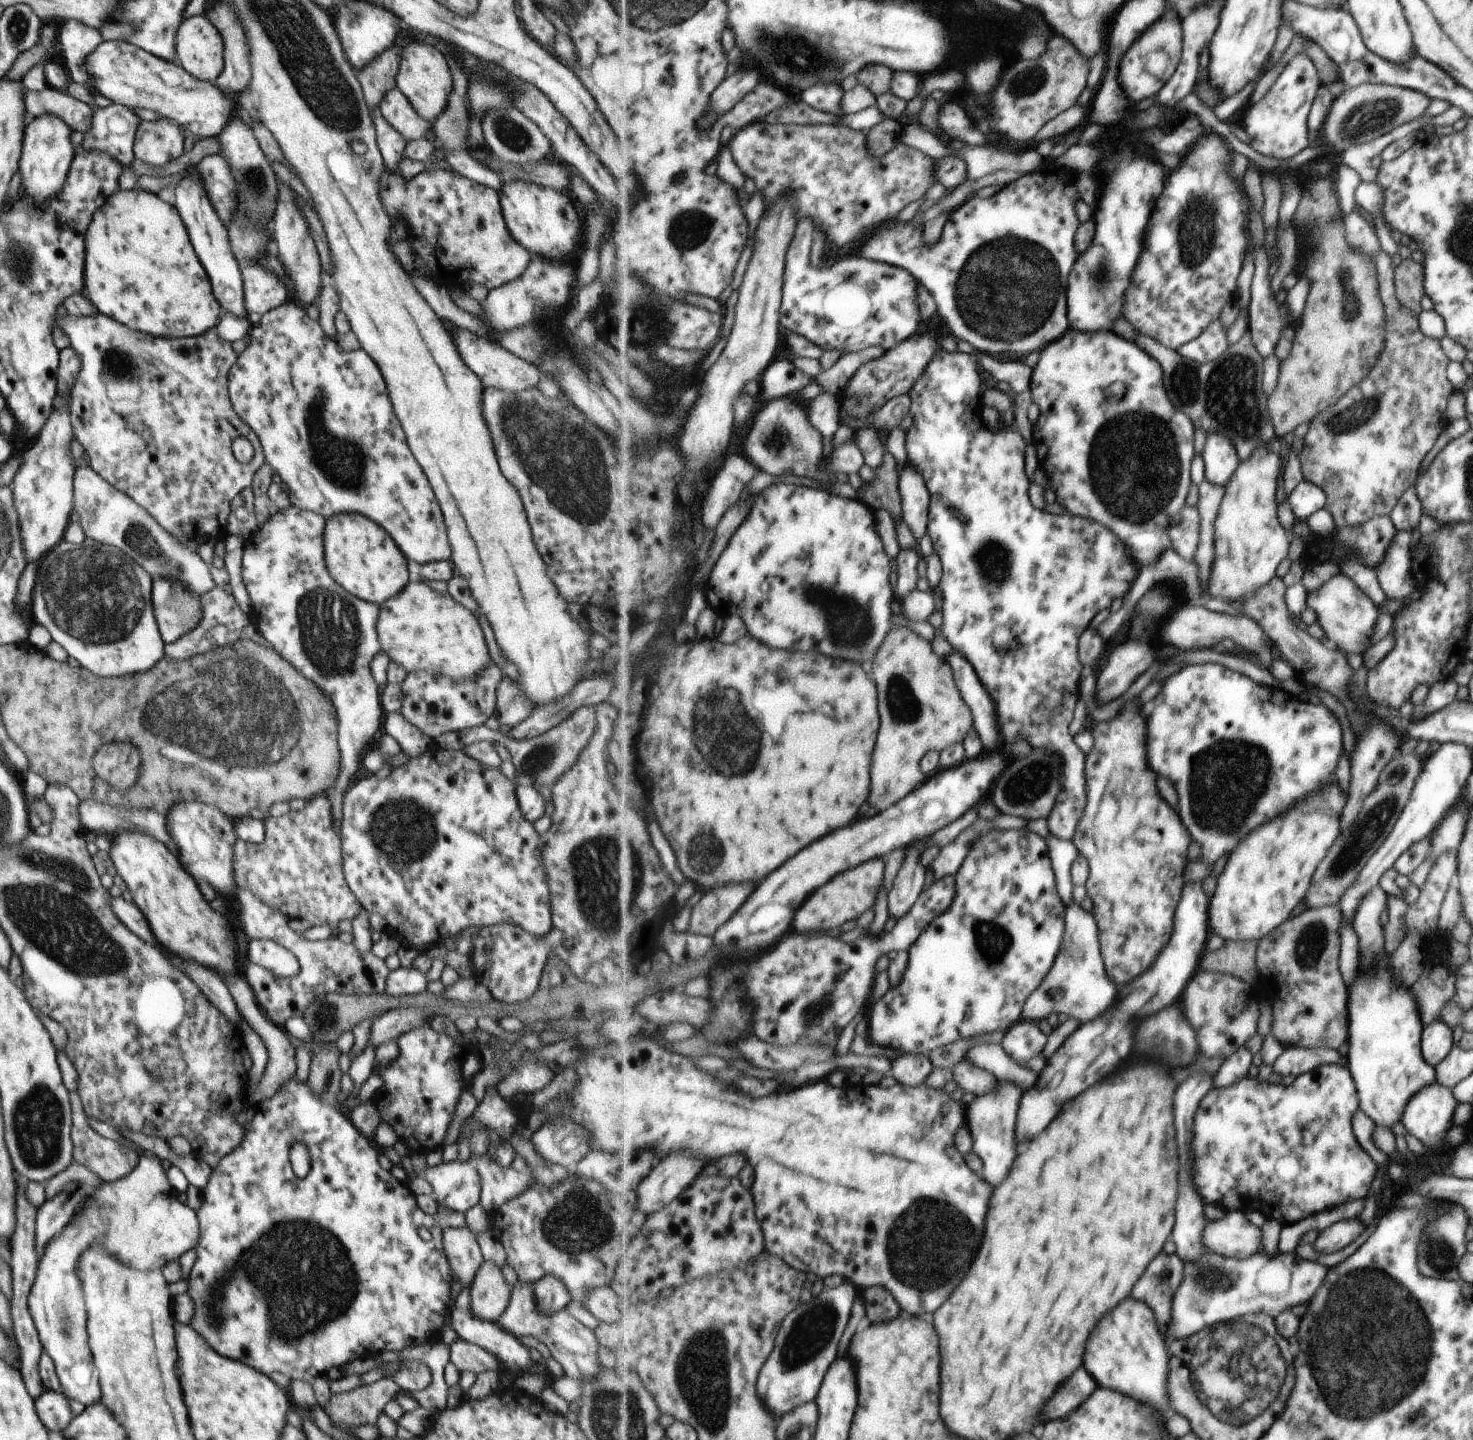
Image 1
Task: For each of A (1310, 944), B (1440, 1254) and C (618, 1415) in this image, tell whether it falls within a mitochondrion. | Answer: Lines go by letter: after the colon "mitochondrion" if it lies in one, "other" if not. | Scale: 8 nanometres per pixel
A: mitochondrion
B: mitochondrion
C: mitochondrion

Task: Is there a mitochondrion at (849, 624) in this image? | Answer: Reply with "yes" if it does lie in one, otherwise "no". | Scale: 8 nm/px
yes

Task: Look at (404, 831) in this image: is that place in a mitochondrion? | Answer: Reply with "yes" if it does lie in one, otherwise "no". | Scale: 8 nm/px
yes

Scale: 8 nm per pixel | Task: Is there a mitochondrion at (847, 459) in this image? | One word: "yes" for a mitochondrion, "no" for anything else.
yes

